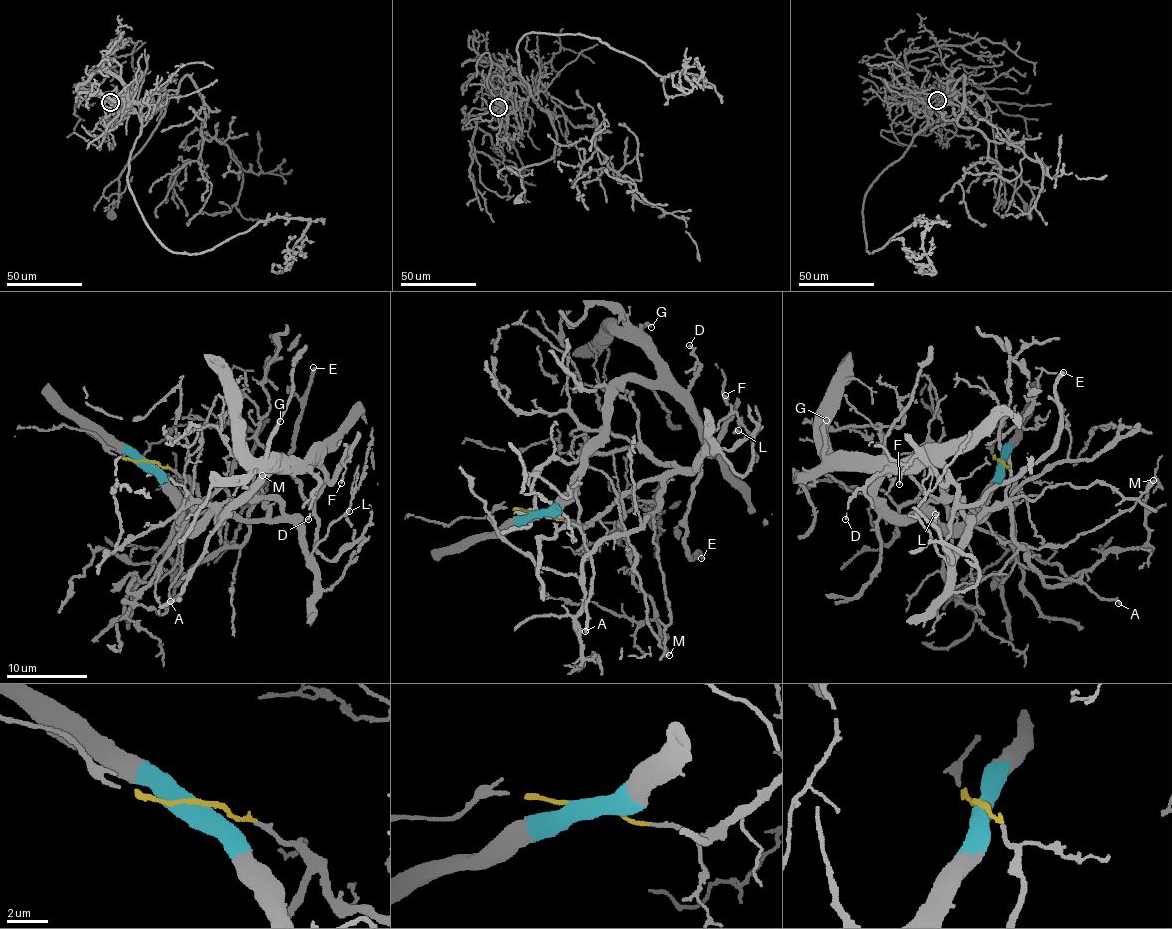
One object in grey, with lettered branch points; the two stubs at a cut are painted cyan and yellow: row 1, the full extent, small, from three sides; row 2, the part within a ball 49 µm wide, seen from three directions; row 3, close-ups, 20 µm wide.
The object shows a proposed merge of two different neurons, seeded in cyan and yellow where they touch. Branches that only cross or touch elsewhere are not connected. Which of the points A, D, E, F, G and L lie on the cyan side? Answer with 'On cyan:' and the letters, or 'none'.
On cyan: A, D, E, F, G, L

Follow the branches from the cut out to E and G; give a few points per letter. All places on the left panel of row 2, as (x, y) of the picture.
E: (146, 462), (189, 526), (221, 517), (273, 472), (315, 463), (324, 483), (309, 503), (292, 442), (314, 367)
G: (146, 462), (186, 523), (201, 526), (221, 515), (278, 466), (266, 457), (270, 433), (280, 420)

